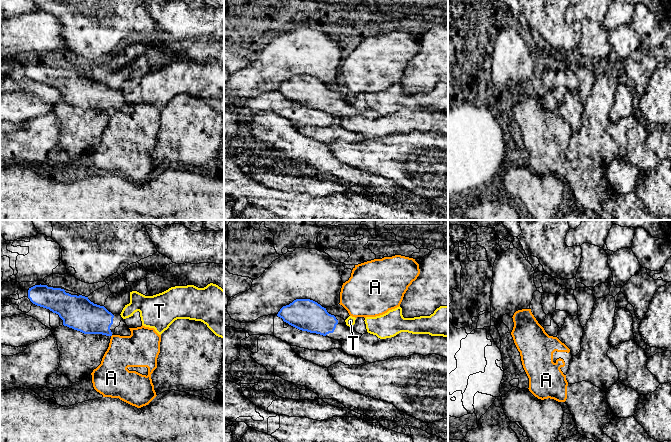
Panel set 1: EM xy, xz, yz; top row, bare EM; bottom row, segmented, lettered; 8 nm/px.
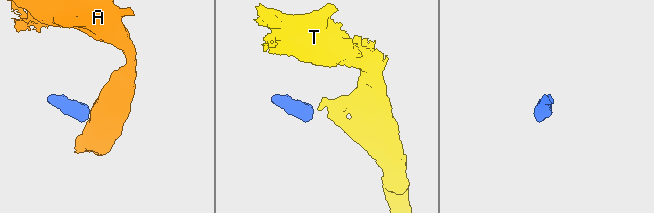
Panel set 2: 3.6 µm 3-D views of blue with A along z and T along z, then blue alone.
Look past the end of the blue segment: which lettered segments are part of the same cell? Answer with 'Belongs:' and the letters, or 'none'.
Belongs: T

